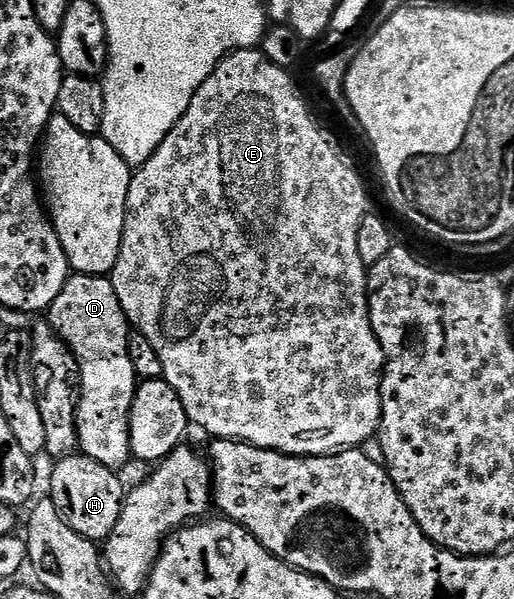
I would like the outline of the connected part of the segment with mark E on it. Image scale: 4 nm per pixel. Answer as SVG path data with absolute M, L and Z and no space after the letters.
M243 48L240 52L231 52L224 58L215 70L202 82L202 86L194 94L186 114L170 130L170 134L158 146L154 153L143 166L135 169L128 191L128 217L124 223L124 233L120 243L120 253L116 264L112 267L110 279L114 290L118 294L118 302L122 302L122 310L126 314L129 325L135 331L140 332L158 350L158 358L162 358L163 379L174 390L178 390L178 398L182 398L182 406L186 406L186 414L193 425L196 424L204 432L209 432L209 437L221 440L245 440L247 444L253 444L259 448L269 448L275 452L284 452L288 456L330 456L333 452L359 449L366 442L366 438L376 436L380 430L380 377L384 374L384 351L378 342L378 338L372 329L372 323L368 317L368 273L369 269L362 262L358 254L358 232L362 226L362 218L369 215L368 192L364 189L364 180L344 161L342 153L336 149L336 144L320 129L318 121L312 117L306 101L300 97L296 84L292 81L293 73L289 69L276 65L263 52L256 48Z

